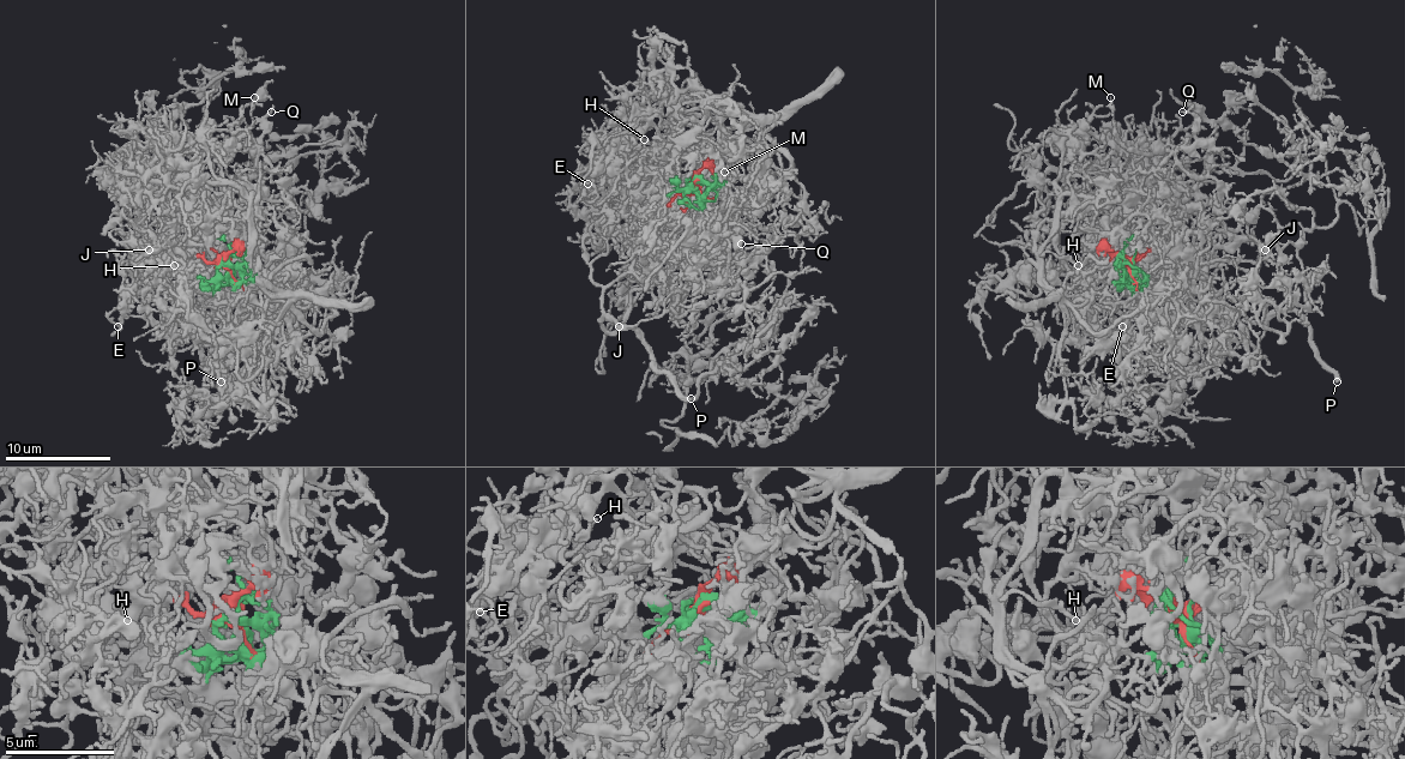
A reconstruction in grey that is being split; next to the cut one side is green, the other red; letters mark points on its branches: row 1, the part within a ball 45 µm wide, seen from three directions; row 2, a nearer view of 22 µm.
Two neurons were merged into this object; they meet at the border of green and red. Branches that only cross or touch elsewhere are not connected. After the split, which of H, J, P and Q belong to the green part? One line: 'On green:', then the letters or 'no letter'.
On green: H

